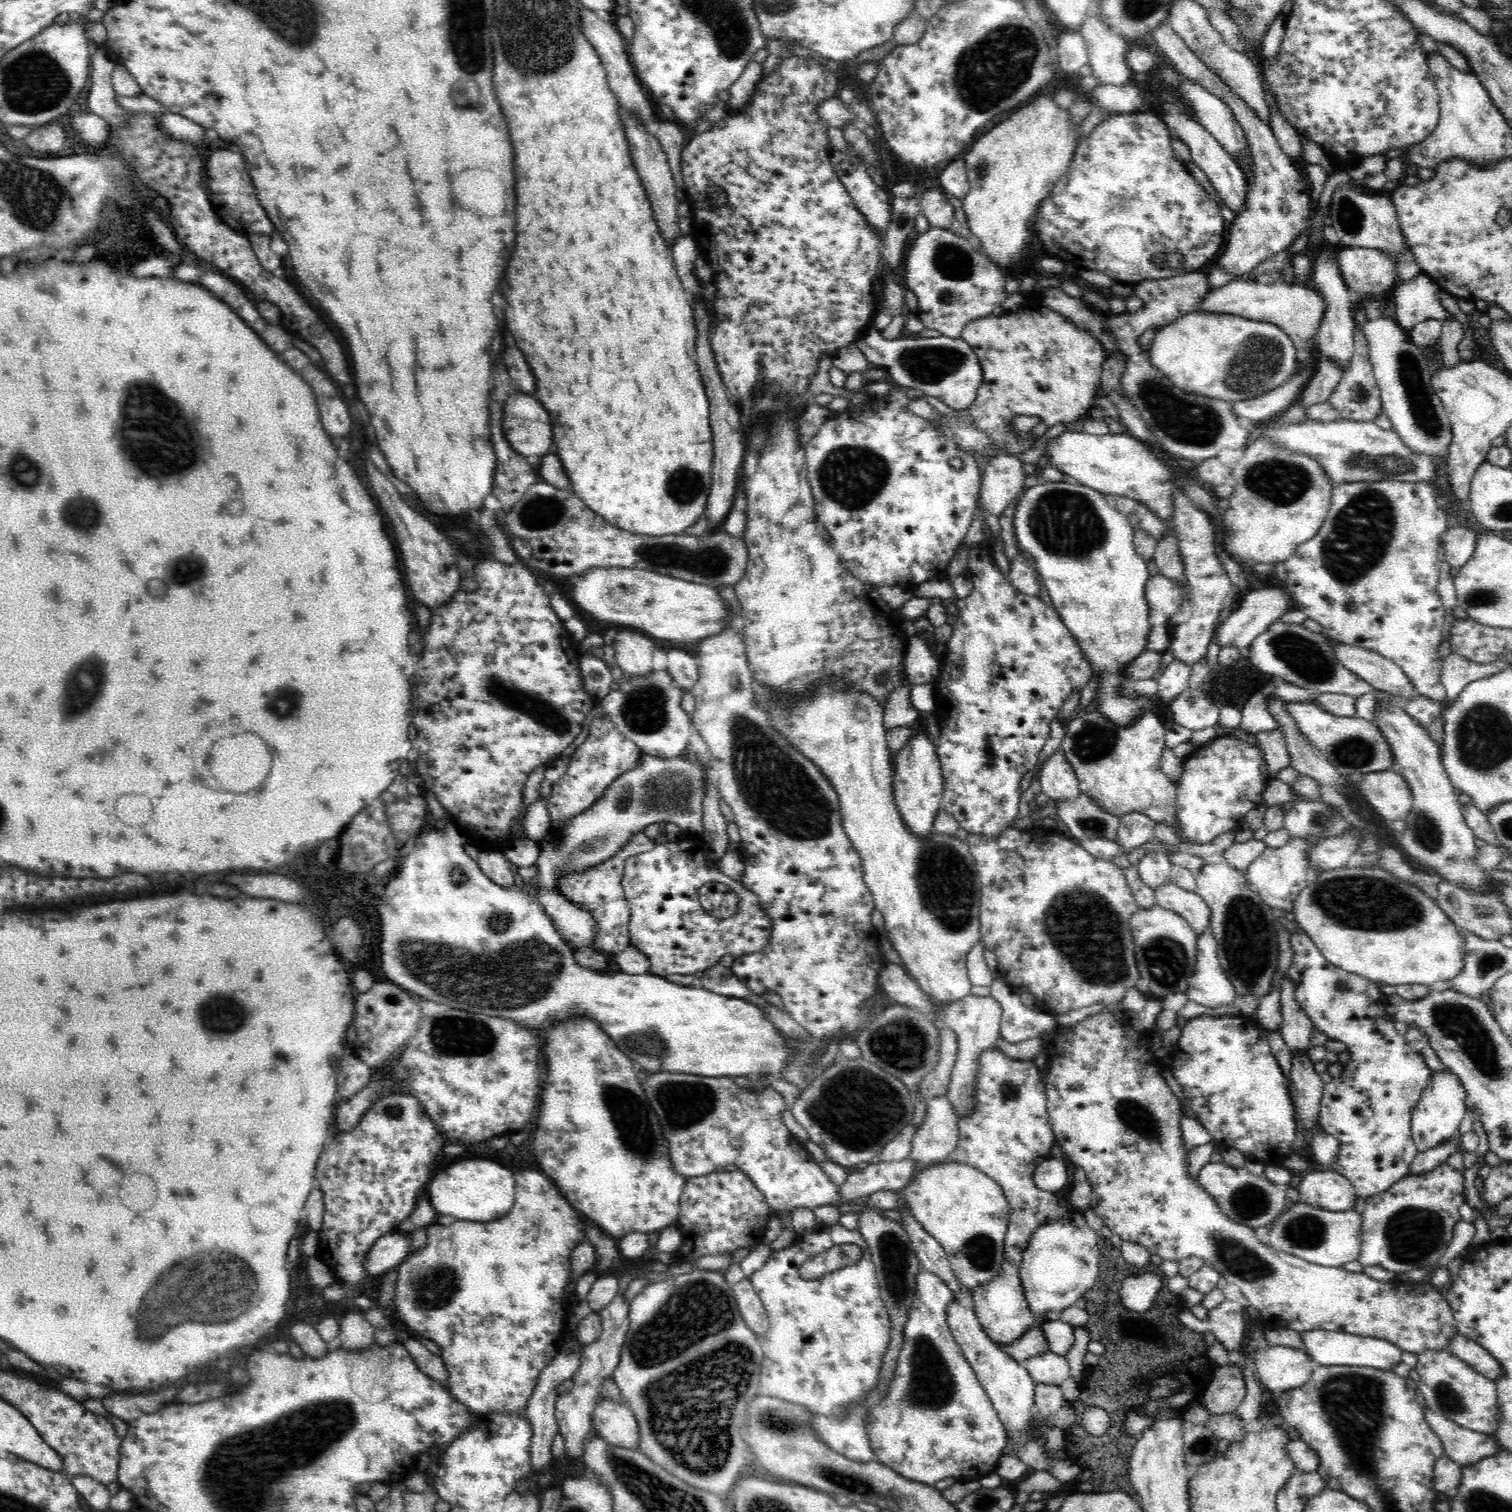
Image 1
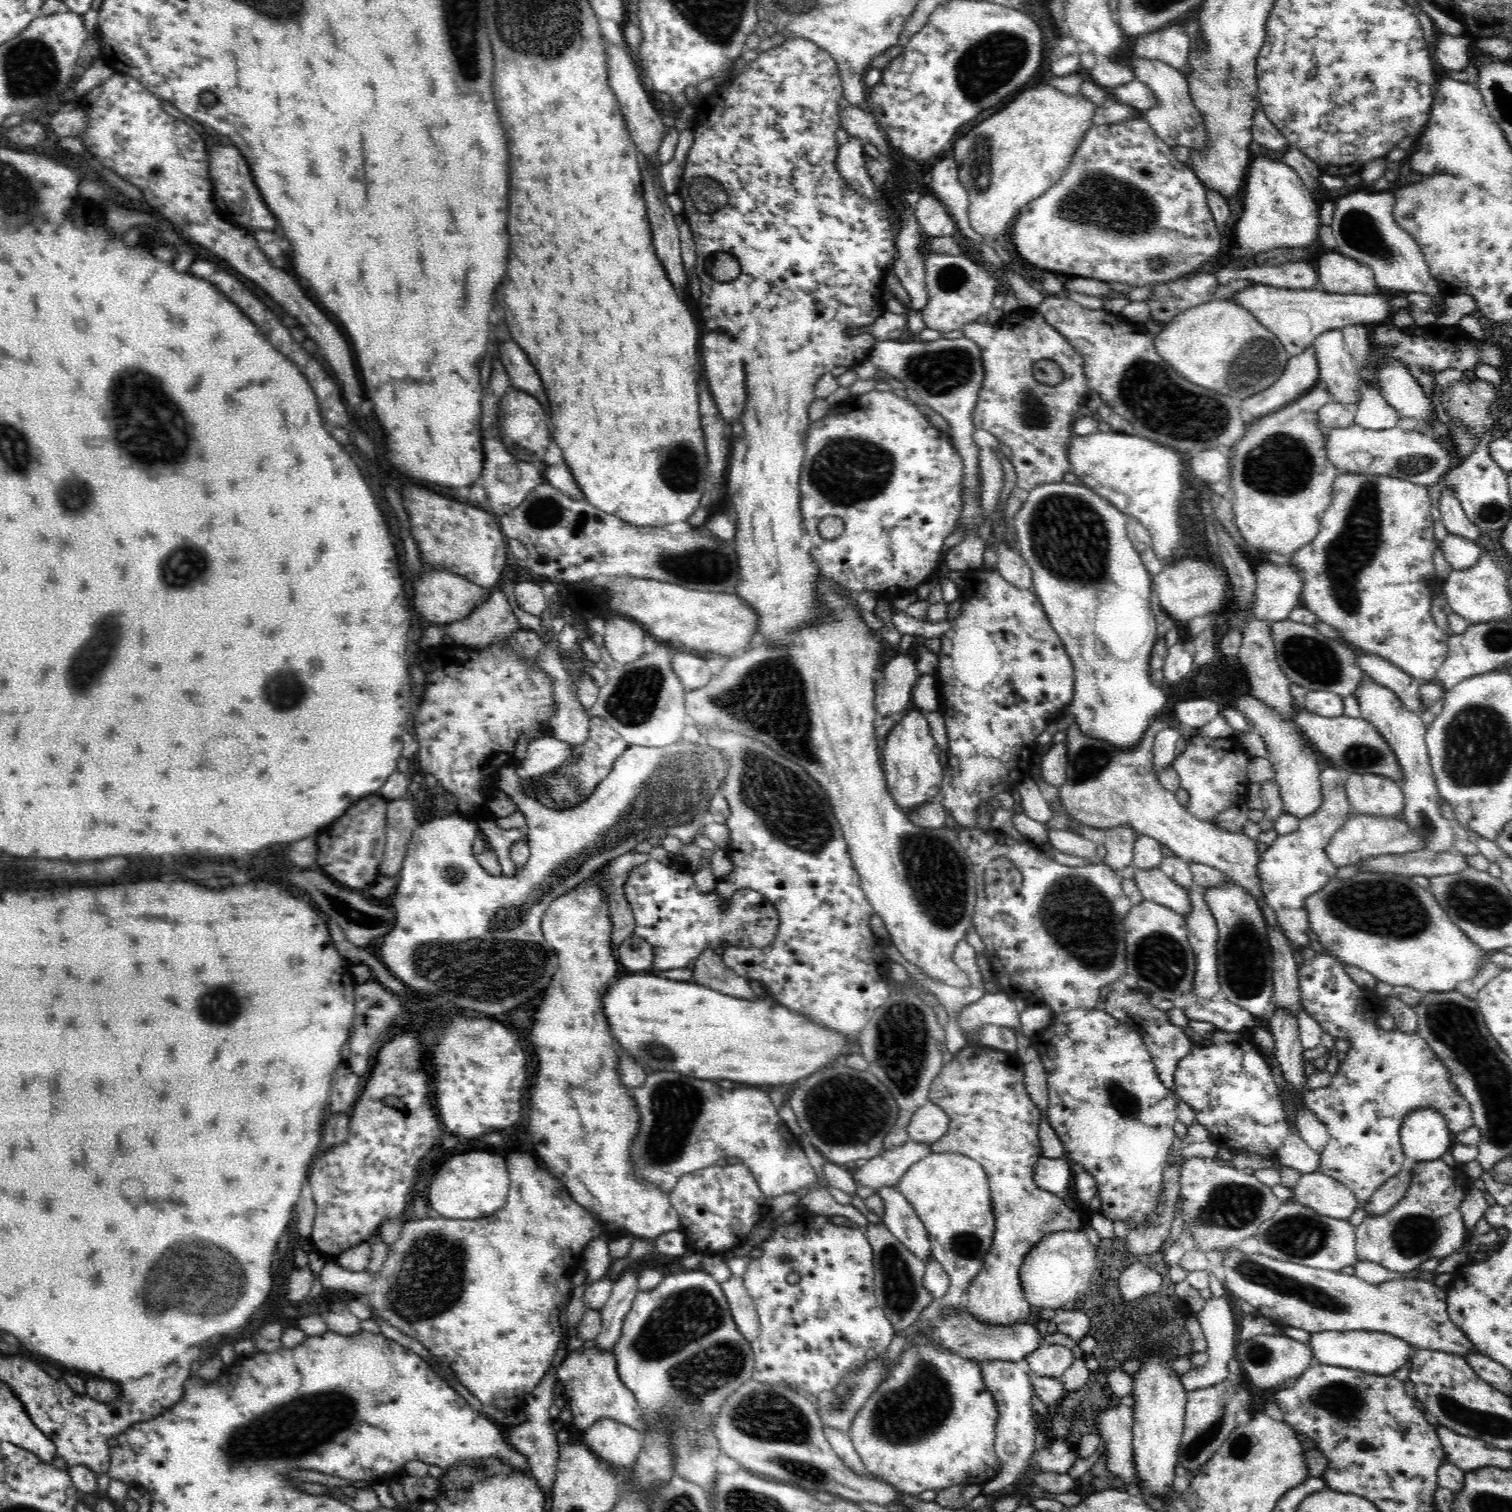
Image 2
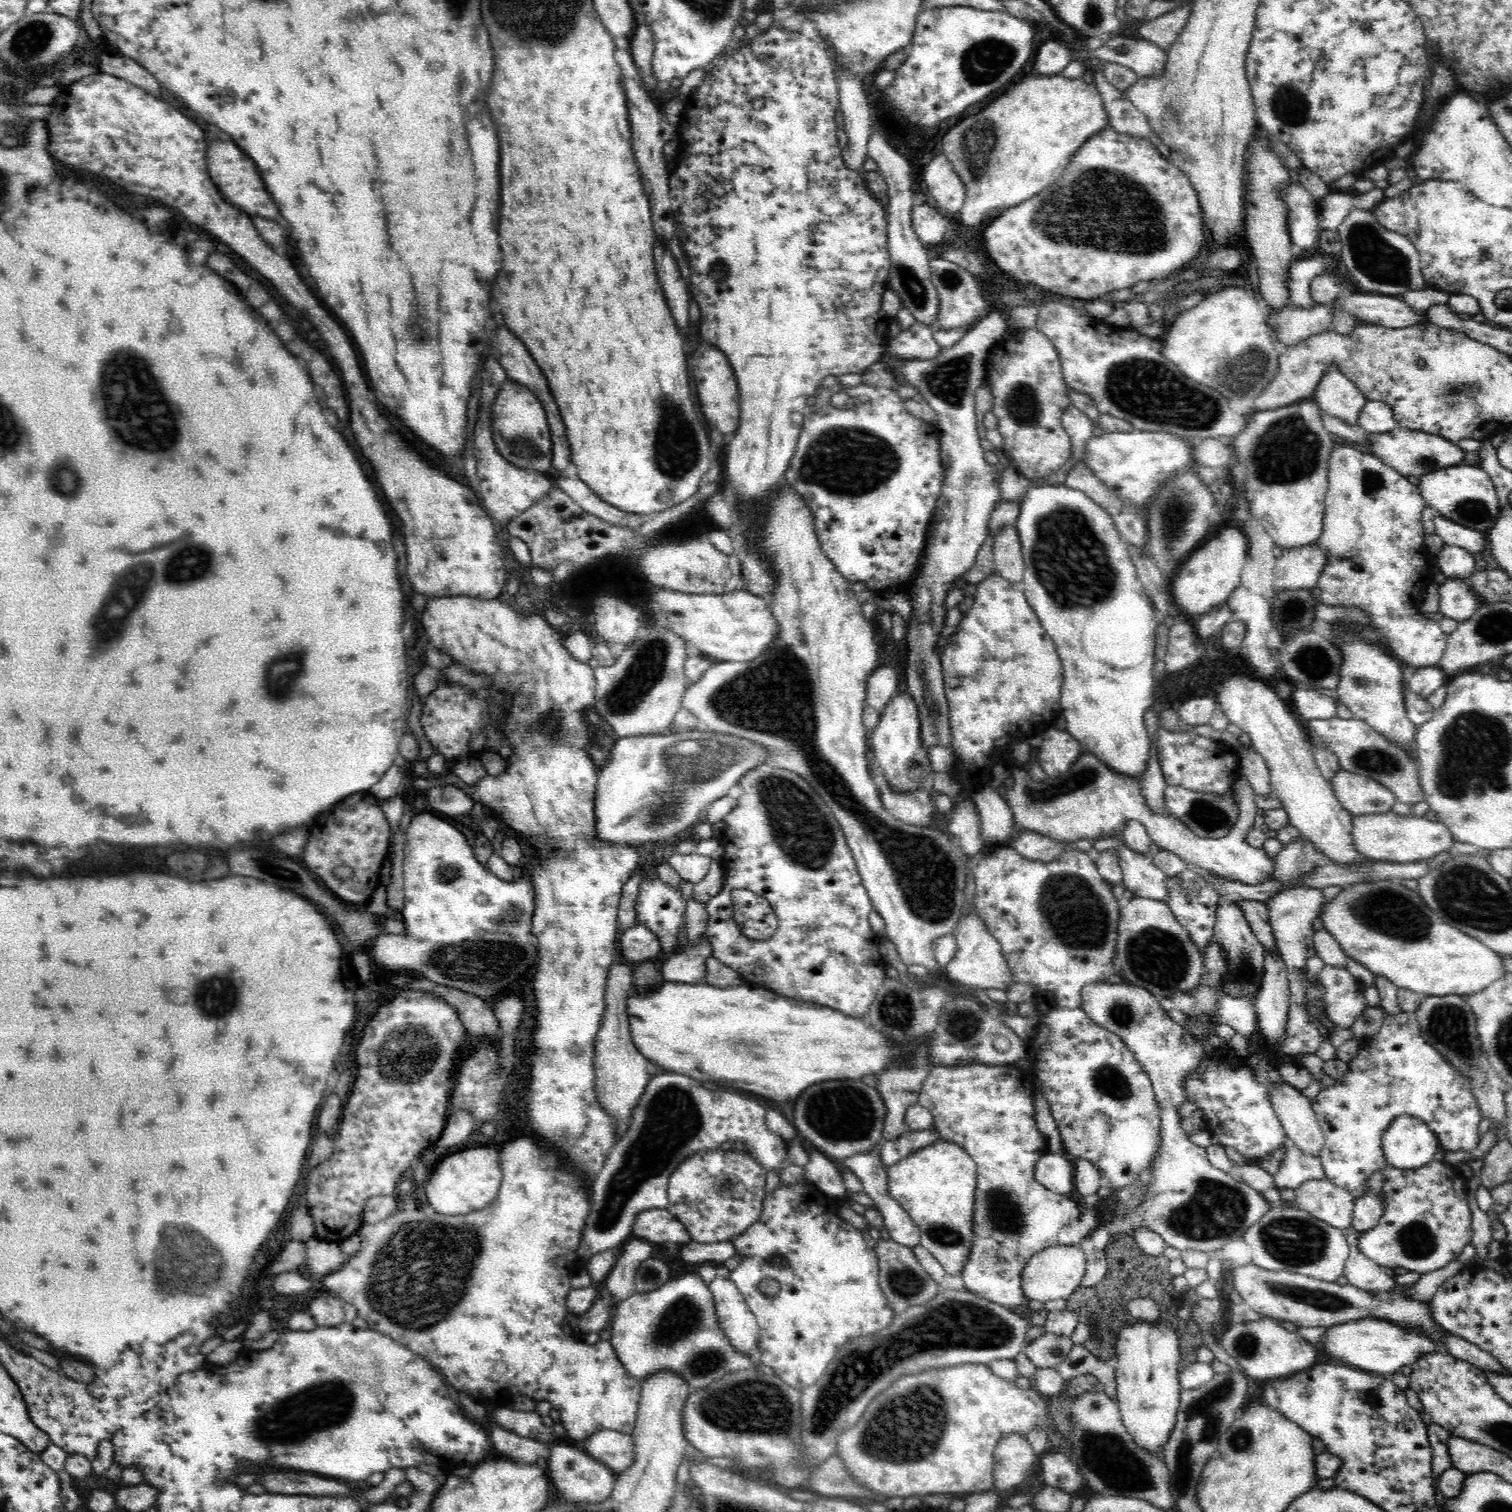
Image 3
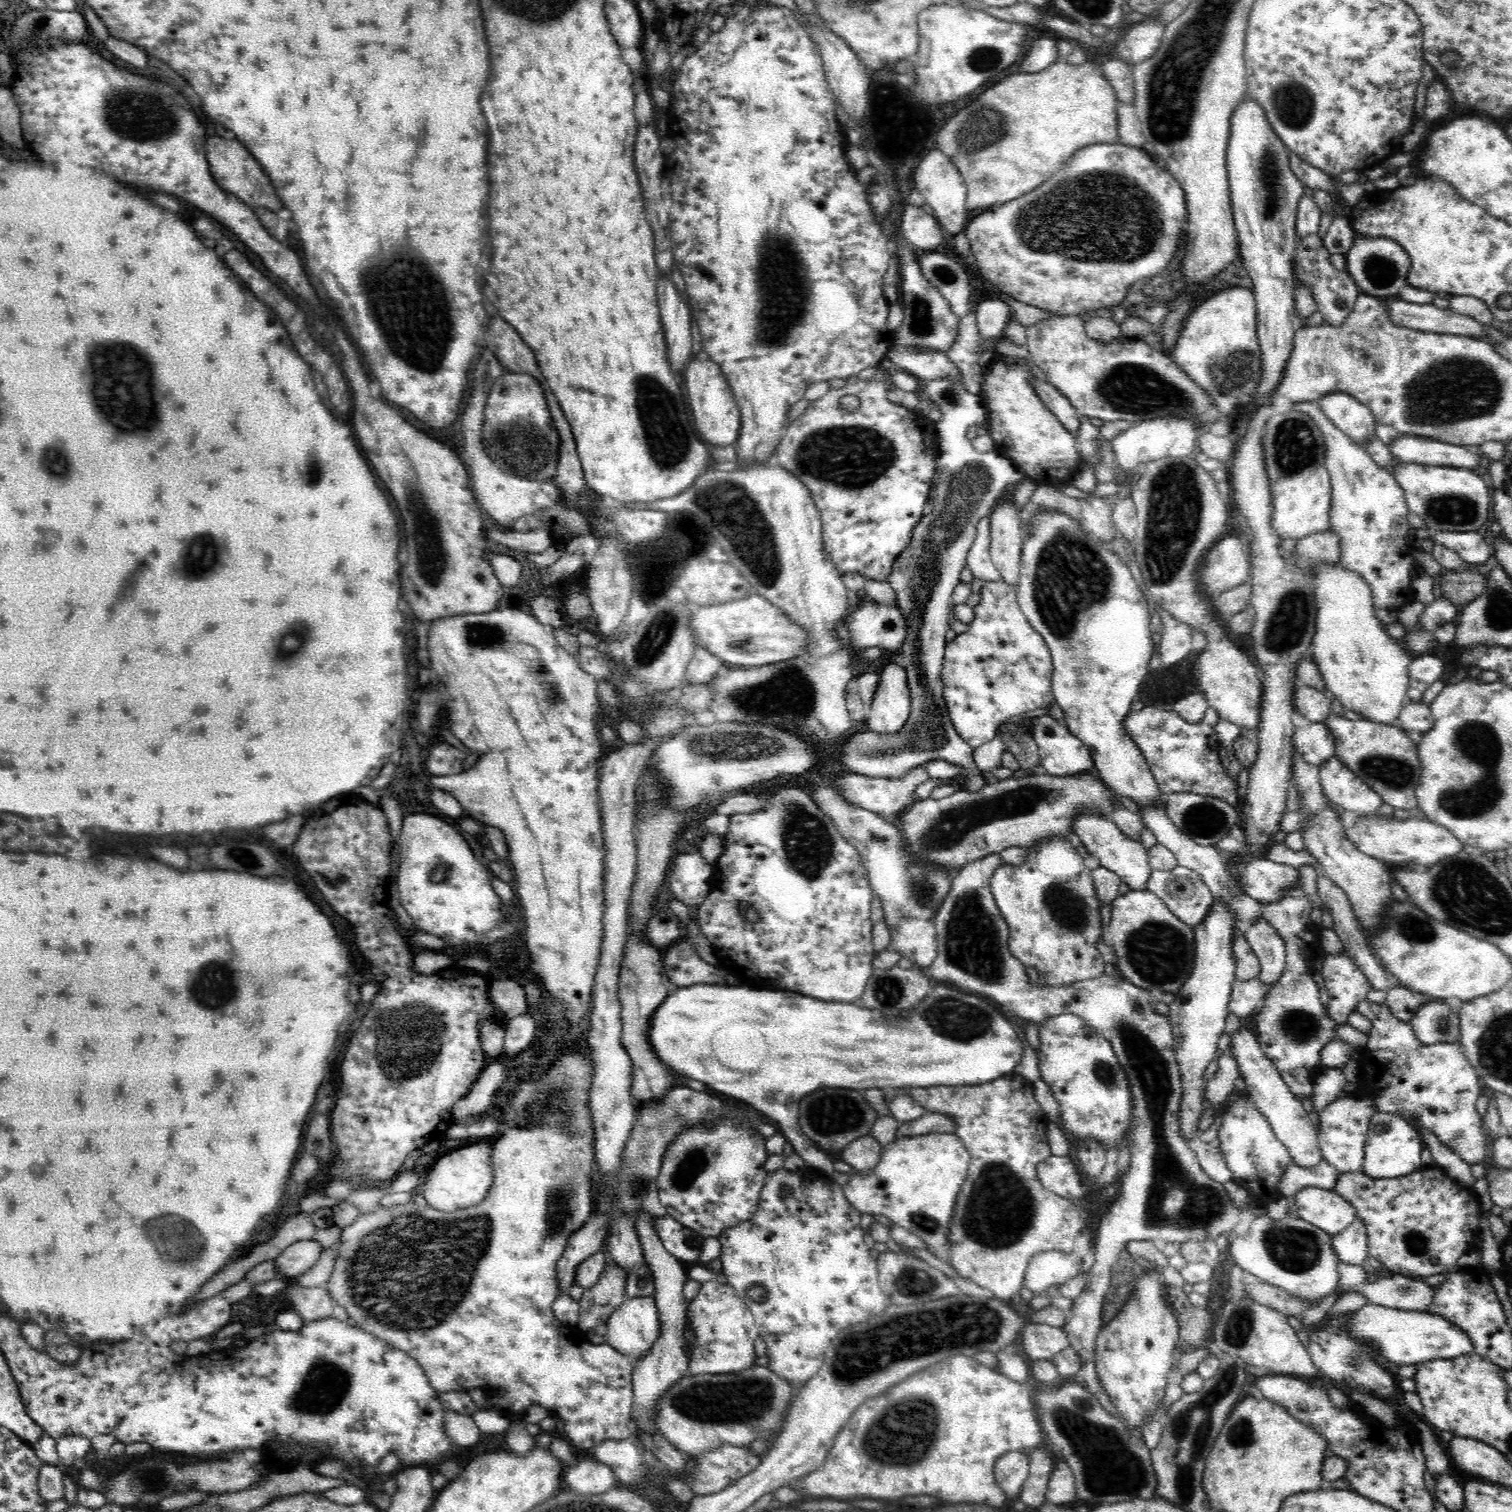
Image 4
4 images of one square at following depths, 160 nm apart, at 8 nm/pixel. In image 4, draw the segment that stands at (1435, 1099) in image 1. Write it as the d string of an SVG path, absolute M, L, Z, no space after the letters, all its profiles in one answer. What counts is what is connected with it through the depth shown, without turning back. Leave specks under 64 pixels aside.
M1377 1113L1370 1124L1368 1139L1364 1146L1365 1162L1362 1172L1371 1178L1398 1178L1422 1169L1420 1152L1424 1150L1423 1139L1408 1119L1390 1113Z

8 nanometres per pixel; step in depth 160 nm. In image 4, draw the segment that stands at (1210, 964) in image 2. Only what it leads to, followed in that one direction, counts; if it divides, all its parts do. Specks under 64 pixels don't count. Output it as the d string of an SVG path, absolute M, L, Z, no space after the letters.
M1180 865L1170 870L1152 870L1146 888L1158 896L1158 899L1164 901L1182 922L1189 924L1193 929L1206 920L1206 916L1208 916L1208 912L1212 911L1216 900L1198 872Z

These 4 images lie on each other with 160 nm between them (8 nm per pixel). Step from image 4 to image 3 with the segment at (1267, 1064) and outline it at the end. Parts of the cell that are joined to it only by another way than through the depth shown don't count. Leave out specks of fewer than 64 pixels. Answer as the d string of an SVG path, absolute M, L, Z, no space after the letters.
M1273 1083L1274 1088L1268 1094L1287 1135L1287 1143L1306 1154L1318 1156L1325 1144L1325 1137L1312 1102L1292 1085Z

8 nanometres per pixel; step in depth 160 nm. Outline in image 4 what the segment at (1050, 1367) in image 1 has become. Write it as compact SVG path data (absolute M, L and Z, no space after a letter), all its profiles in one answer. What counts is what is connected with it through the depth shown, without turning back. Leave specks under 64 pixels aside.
M1025 1324L1022 1331L1024 1352L1033 1362L1036 1360L1051 1360L1070 1346L1066 1331L1058 1326L1048 1324Z

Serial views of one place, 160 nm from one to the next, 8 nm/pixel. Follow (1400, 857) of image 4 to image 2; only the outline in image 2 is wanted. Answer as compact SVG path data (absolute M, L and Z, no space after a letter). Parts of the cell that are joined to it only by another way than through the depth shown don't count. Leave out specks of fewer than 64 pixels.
M1352 813L1344 822L1342 828L1333 834L1330 842L1326 845L1325 851L1332 864L1340 868L1367 857L1378 857L1388 853L1402 854L1424 848L1425 844L1423 844L1421 836L1418 836L1417 832L1412 830L1405 820L1396 819L1394 816L1386 817Z

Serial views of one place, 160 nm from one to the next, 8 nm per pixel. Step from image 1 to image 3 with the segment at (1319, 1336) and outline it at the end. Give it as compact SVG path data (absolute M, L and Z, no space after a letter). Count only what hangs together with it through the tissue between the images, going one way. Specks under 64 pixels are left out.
M1370 1316L1329 1328L1324 1335L1322 1350L1326 1352L1326 1356L1332 1358L1333 1362L1338 1360L1346 1366L1378 1372L1378 1374L1394 1374L1402 1366L1410 1366L1422 1355L1439 1350L1440 1346L1442 1343L1438 1339L1432 1340L1429 1336L1421 1334L1419 1330L1404 1330L1387 1320L1378 1320Z

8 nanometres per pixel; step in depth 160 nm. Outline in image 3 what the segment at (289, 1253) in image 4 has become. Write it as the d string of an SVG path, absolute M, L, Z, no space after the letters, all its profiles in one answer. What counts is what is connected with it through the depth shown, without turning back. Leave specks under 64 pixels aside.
M312 1238L306 1242L306 1258L302 1263L308 1266L310 1273L327 1275L340 1270L349 1258L338 1243Z

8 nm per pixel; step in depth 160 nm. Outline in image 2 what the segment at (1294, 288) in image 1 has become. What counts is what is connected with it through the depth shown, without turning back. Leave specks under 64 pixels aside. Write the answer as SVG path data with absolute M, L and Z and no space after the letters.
M1252 284L1232 296L1231 300L1237 302L1242 308L1249 310L1267 329L1273 332L1284 345L1288 356L1298 356L1313 346L1314 340L1322 333L1331 329L1342 329L1350 324L1368 324L1374 322L1376 324L1389 324L1393 314L1397 309L1390 306L1388 301L1381 295L1343 295L1336 293L1328 293L1322 288L1314 289L1286 289L1275 288L1274 286L1266 286L1264 284Z

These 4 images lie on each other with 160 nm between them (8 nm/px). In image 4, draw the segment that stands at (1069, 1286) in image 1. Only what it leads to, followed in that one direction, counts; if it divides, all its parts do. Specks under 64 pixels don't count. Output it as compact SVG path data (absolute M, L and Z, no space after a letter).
M1057 1250L1039 1252L1030 1259L1023 1286L1029 1288L1034 1295L1052 1294L1055 1287L1064 1284L1064 1282L1074 1278L1081 1272L1080 1264L1080 1258L1075 1256L1074 1253L1065 1253Z

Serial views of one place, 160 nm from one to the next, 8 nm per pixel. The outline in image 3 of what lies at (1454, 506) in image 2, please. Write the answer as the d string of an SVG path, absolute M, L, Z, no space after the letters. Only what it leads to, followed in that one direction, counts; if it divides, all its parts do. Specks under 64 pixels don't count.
M1437 512L1434 518L1435 533L1438 534L1444 544L1452 546L1461 546L1468 549L1470 553L1479 557L1485 549L1483 531L1474 530L1455 523L1454 520Z

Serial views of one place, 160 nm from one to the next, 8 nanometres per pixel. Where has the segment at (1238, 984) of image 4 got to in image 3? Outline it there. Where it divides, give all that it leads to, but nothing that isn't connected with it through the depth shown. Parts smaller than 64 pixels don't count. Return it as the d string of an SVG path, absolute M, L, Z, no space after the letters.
M1226 995L1221 998L1215 1006L1215 1011L1209 1018L1213 1026L1219 1024L1228 1024L1237 1030L1244 1038L1249 1039L1256 1030L1257 1025L1257 1008L1254 1000L1247 996L1234 998Z

